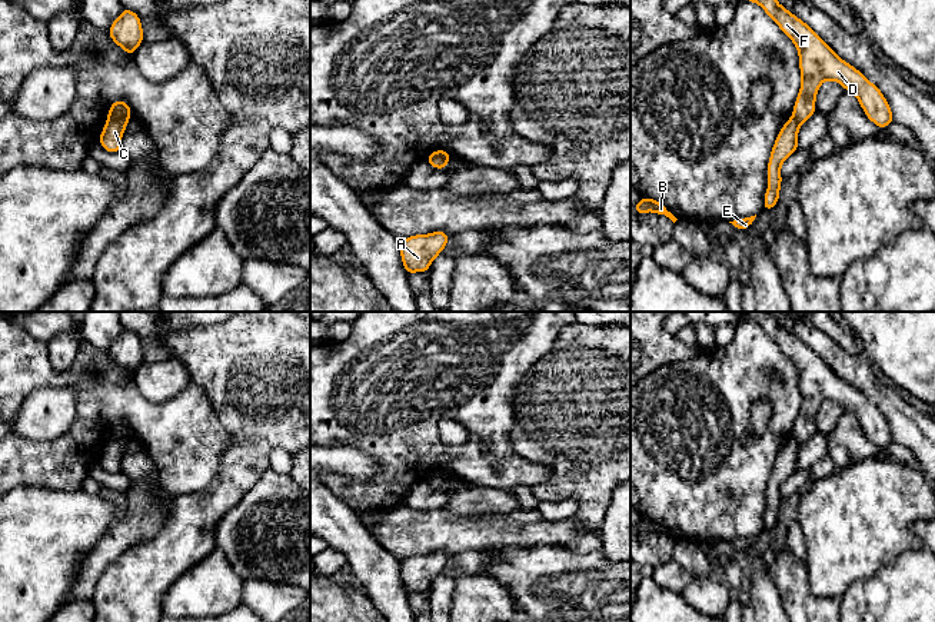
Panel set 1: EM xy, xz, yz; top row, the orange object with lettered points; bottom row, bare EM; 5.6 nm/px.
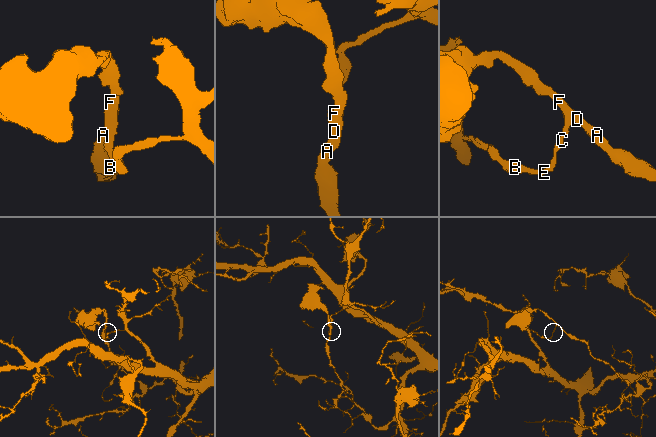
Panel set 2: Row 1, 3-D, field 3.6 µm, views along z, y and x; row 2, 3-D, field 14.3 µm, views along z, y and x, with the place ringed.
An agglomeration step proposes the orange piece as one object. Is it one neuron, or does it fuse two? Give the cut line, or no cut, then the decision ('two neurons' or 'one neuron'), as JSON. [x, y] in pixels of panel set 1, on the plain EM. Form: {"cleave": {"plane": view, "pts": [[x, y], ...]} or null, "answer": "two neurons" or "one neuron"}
{"cleave": {"plane": "xz", "pts": [[448, 476], [432, 476], [428, 479]]}, "answer": "two neurons"}

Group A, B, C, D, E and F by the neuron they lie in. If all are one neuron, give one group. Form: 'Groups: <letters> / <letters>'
Groups: A D F / B C E

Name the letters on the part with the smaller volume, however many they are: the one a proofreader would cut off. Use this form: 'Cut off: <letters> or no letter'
Cut off: A, D, F

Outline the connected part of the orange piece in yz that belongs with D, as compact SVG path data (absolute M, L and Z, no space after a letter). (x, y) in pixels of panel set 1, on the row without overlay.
M736 312L743 320L759 325L779 349L793 362L799 375L801 412L793 426L793 438L805 443L815 432L815 418L823 400L838 402L854 413L866 438L879 449L894 442L891 426L881 410L858 389L842 380L802 340L776 322L771 312Z

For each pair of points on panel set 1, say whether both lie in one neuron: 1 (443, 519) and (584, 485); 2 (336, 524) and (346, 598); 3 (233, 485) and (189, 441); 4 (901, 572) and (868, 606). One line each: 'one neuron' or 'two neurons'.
1: two neurons
2: two neurons
3: two neurons
4: one neuron

